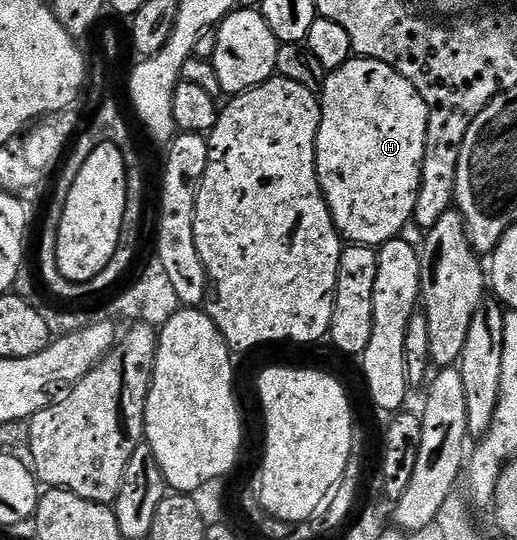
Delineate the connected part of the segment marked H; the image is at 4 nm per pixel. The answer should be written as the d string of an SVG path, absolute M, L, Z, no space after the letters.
M360 56L350 58L347 64L343 64L338 70L332 71L326 77L325 84L319 91L319 101L321 104L321 123L317 133L317 179L321 185L321 195L325 197L325 203L329 205L329 211L333 217L333 223L337 226L338 234L346 243L380 248L384 242L390 242L392 238L398 237L400 230L411 221L415 212L415 200L421 183L421 169L423 168L425 145L427 144L427 120L429 119L427 103L423 100L423 96L419 96L419 92L415 92L413 85L398 70L379 60Z

